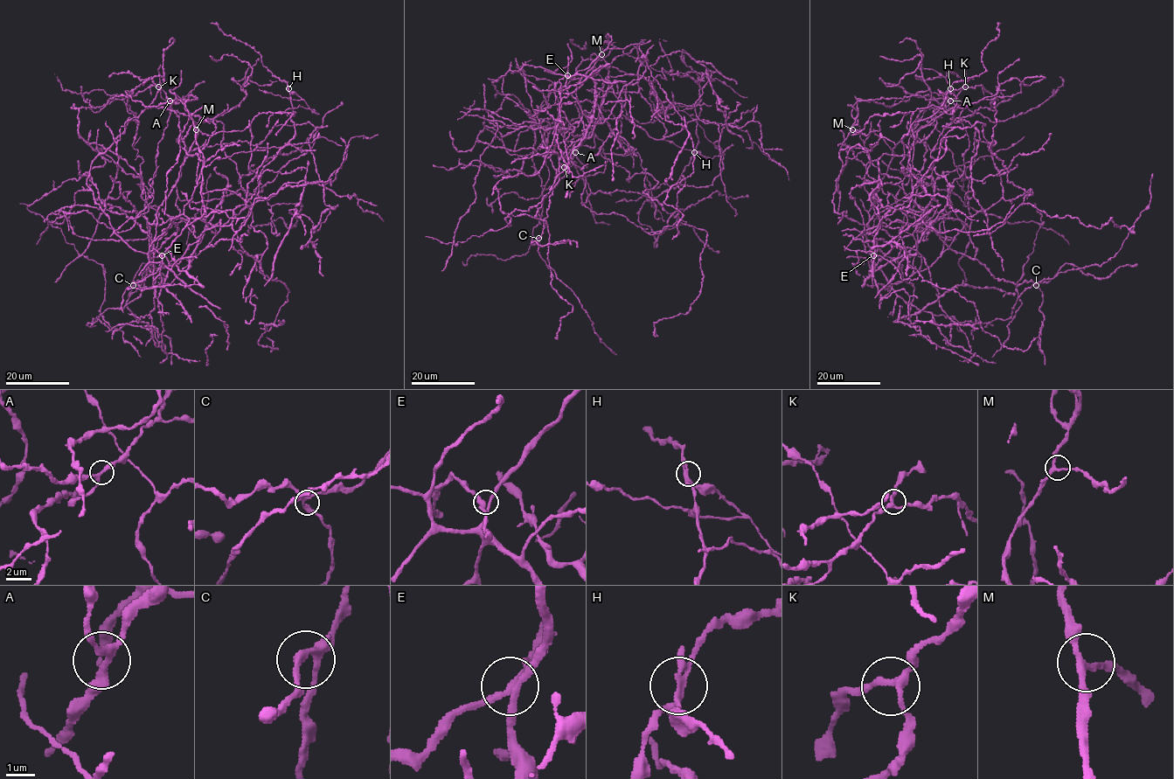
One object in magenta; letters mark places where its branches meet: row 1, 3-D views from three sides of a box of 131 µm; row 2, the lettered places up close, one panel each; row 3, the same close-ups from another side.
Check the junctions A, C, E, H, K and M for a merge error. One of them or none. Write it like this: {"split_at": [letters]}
{"split_at": ["H"]}

